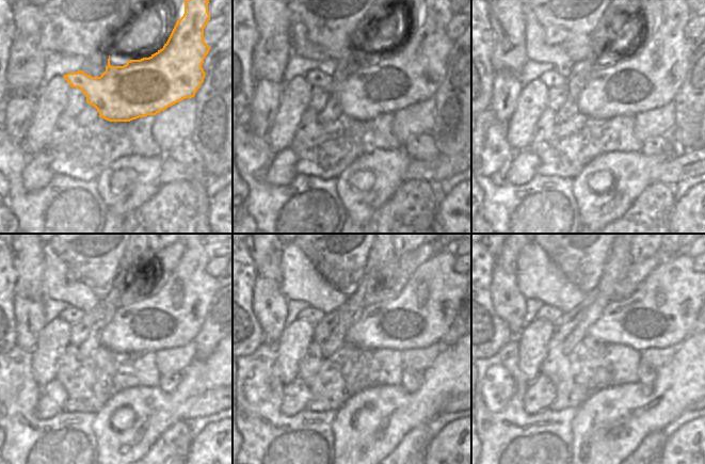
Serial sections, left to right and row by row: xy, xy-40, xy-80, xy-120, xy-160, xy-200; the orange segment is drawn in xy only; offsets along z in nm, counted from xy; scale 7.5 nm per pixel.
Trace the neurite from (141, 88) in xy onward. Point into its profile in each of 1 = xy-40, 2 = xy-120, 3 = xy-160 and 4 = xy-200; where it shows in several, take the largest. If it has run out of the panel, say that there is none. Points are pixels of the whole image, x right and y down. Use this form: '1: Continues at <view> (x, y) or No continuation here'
1: Continues at xy-40 (414, 73)
2: Continues at xy-120 (172, 318)
3: Continues at xy-160 (422, 312)
4: Continues at xy-200 (660, 313)

